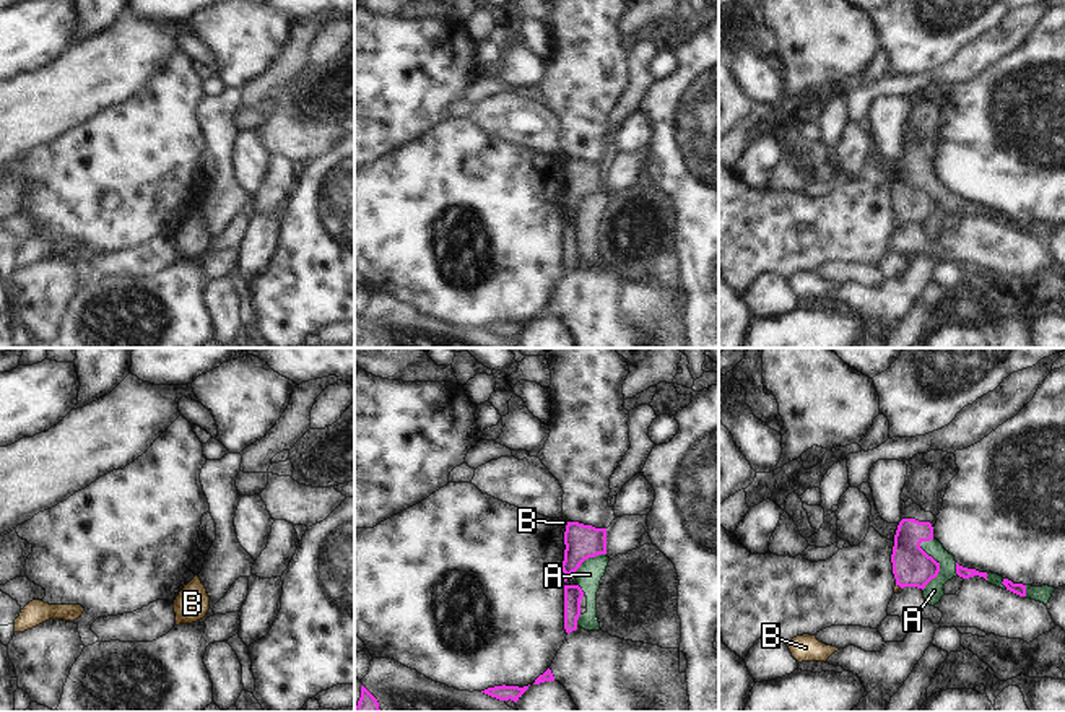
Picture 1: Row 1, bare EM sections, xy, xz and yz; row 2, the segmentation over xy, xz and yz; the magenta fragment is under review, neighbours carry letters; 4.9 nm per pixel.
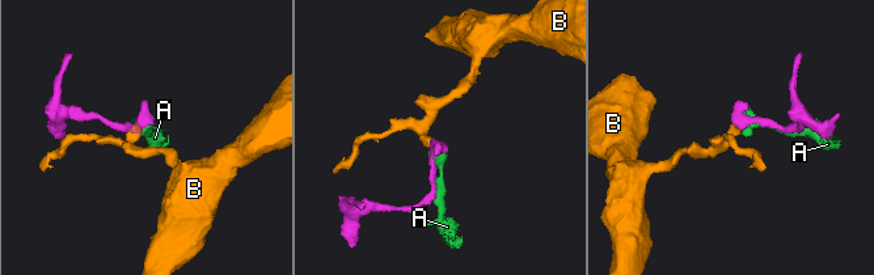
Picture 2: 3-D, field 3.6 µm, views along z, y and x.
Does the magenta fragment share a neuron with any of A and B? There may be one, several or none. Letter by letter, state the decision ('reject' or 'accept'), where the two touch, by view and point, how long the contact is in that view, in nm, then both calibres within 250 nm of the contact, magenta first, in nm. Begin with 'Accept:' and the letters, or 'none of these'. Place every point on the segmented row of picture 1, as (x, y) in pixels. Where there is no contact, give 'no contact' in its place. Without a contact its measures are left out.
Accept: none of these
A: reject | yz (934, 560) | 260 nm | 190/100 nm
B: reject | xz (566, 525) | 40 nm | 170/30 nm

